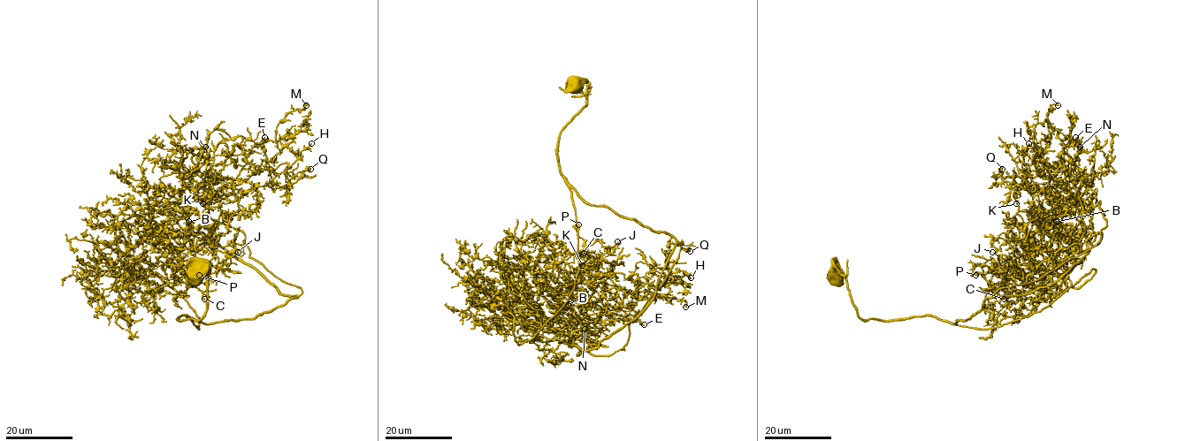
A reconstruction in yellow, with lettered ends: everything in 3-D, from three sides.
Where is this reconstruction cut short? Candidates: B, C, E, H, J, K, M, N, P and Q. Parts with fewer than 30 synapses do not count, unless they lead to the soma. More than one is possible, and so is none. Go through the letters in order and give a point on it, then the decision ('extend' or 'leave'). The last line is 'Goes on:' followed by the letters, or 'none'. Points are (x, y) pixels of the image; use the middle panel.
B: place (568, 305); leave
C: place (584, 253); leave
E: place (644, 324); leave
H: place (691, 277); leave
J: place (617, 241); leave
K: place (582, 265); leave
M: place (685, 307); leave
N: place (584, 329); leave
P: place (578, 224); leave
Q: place (690, 251); leave
Goes on: none

